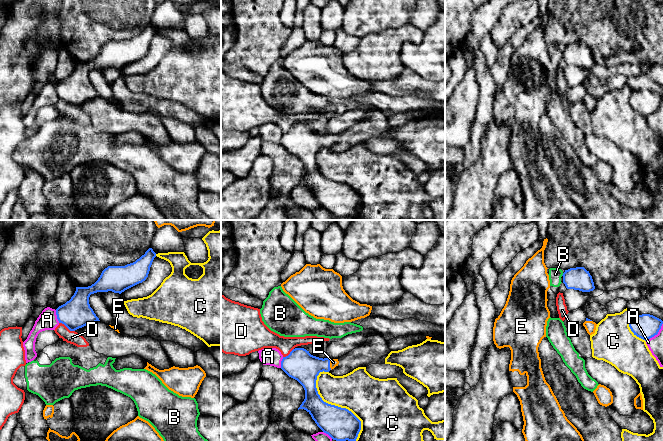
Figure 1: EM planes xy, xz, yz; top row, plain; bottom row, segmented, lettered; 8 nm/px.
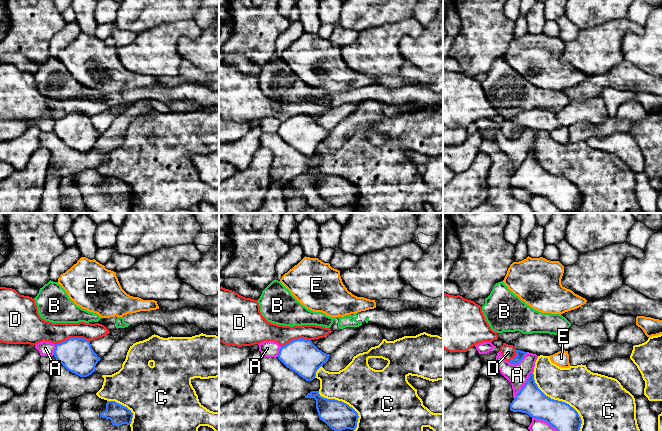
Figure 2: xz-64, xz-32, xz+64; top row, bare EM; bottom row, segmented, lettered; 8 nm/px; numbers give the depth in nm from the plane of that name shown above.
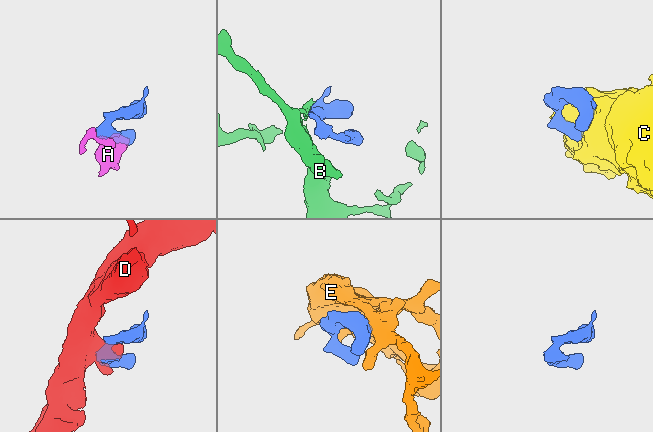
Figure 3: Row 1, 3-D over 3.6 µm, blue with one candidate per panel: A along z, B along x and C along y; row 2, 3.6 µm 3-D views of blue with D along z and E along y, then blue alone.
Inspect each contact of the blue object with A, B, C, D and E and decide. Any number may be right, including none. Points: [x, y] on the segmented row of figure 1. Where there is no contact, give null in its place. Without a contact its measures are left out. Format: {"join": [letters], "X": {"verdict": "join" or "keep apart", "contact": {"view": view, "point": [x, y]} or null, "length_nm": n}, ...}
{"join": ["E"], "A": {"verdict": "keep apart", "contact": {"view": "xy", "point": [57, 316]}, "length_nm": 110}, "B": {"verdict": "keep apart", "contact": {"view": "yz", "point": [563, 274]}, "length_nm": 30}, "C": {"verdict": "keep apart", "contact": {"view": "xz", "point": [337, 406]}, "length_nm": 650}, "D": {"verdict": "keep apart", "contact": {"view": "xy", "point": [67, 327]}, "length_nm": 150}, "E": {"verdict": "join", "contact": {"view": "xz", "point": [329, 364]}, "length_nm": 90}}

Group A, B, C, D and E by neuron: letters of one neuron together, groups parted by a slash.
A B / C / D / E

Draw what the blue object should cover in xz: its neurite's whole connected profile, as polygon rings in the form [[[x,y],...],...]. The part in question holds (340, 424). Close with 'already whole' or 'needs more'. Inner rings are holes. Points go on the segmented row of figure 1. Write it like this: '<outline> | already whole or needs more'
[[[295,348],[281,361],[281,369],[291,378],[297,380],[305,390],[305,399],[299,409],[306,410],[317,426],[333,440],[356,441],[361,430],[361,421],[348,409],[328,404],[322,400],[316,388],[317,376],[320,372],[329,372],[338,366],[338,359],[319,358],[304,348]]] | needs more

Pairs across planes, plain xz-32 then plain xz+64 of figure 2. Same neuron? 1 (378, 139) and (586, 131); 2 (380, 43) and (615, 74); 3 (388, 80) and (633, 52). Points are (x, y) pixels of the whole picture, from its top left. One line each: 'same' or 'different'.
1: different
2: different
3: different

